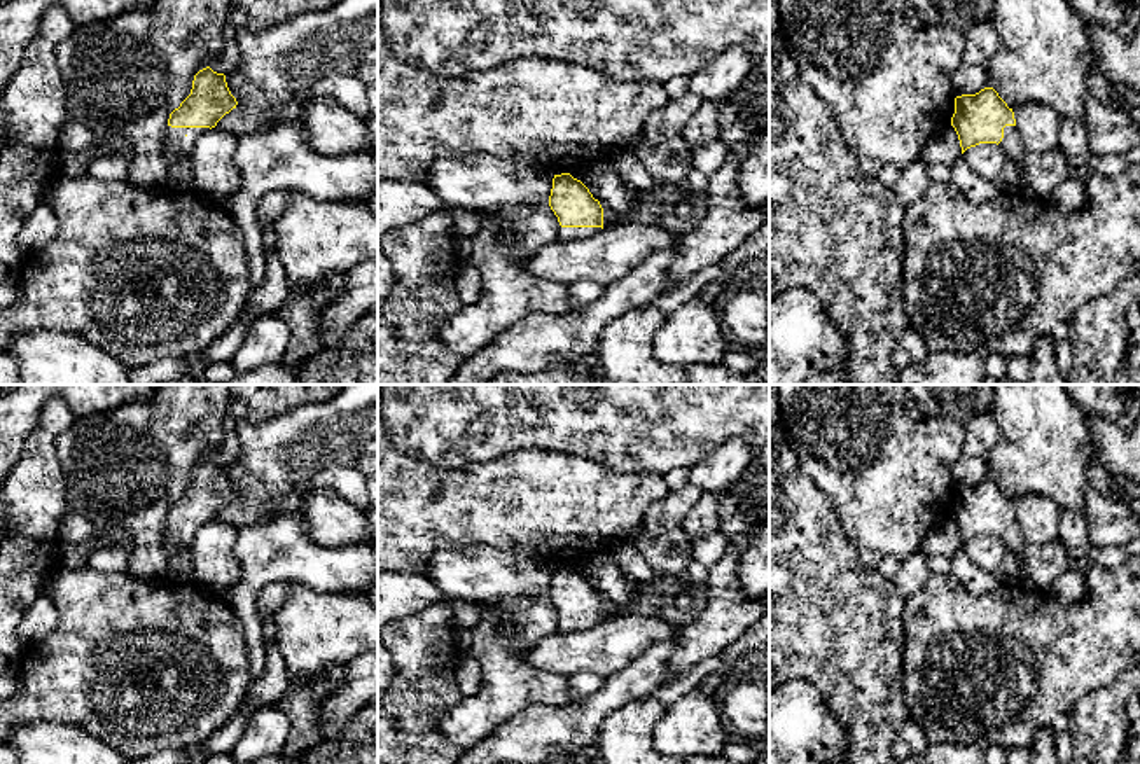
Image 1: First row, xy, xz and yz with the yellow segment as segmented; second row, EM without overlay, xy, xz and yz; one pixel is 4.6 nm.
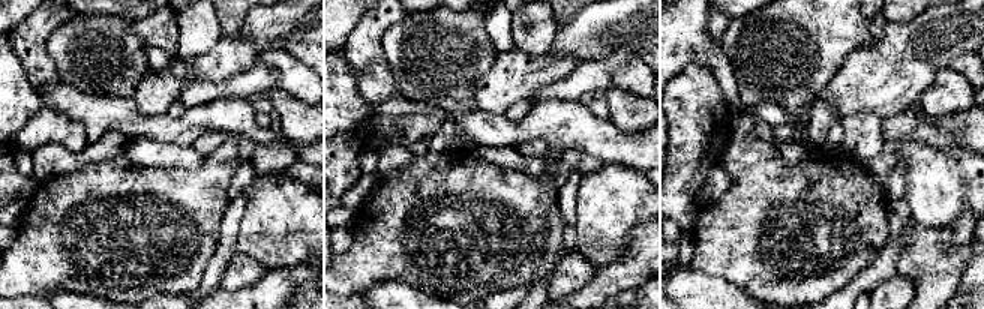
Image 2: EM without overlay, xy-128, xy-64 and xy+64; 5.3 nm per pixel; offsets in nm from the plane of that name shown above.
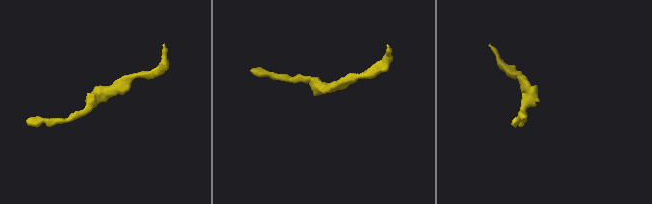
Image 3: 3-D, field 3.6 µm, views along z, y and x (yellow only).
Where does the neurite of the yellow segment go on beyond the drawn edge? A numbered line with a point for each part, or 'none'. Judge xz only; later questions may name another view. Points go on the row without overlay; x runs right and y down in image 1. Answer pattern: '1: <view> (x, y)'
1: xz (563, 625)

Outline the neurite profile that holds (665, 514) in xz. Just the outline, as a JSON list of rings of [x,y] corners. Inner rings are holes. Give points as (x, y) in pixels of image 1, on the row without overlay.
[[[685,484],[677,491],[652,502],[642,523],[642,533],[657,537],[680,528],[685,516],[696,507],[703,491],[694,484]]]

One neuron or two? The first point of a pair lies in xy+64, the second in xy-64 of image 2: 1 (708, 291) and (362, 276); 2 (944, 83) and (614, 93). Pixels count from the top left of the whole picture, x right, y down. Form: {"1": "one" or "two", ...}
{"1": "two", "2": "one"}

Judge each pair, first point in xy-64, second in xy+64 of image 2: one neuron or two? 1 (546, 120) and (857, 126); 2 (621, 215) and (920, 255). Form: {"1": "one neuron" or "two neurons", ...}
{"1": "two neurons", "2": "two neurons"}

